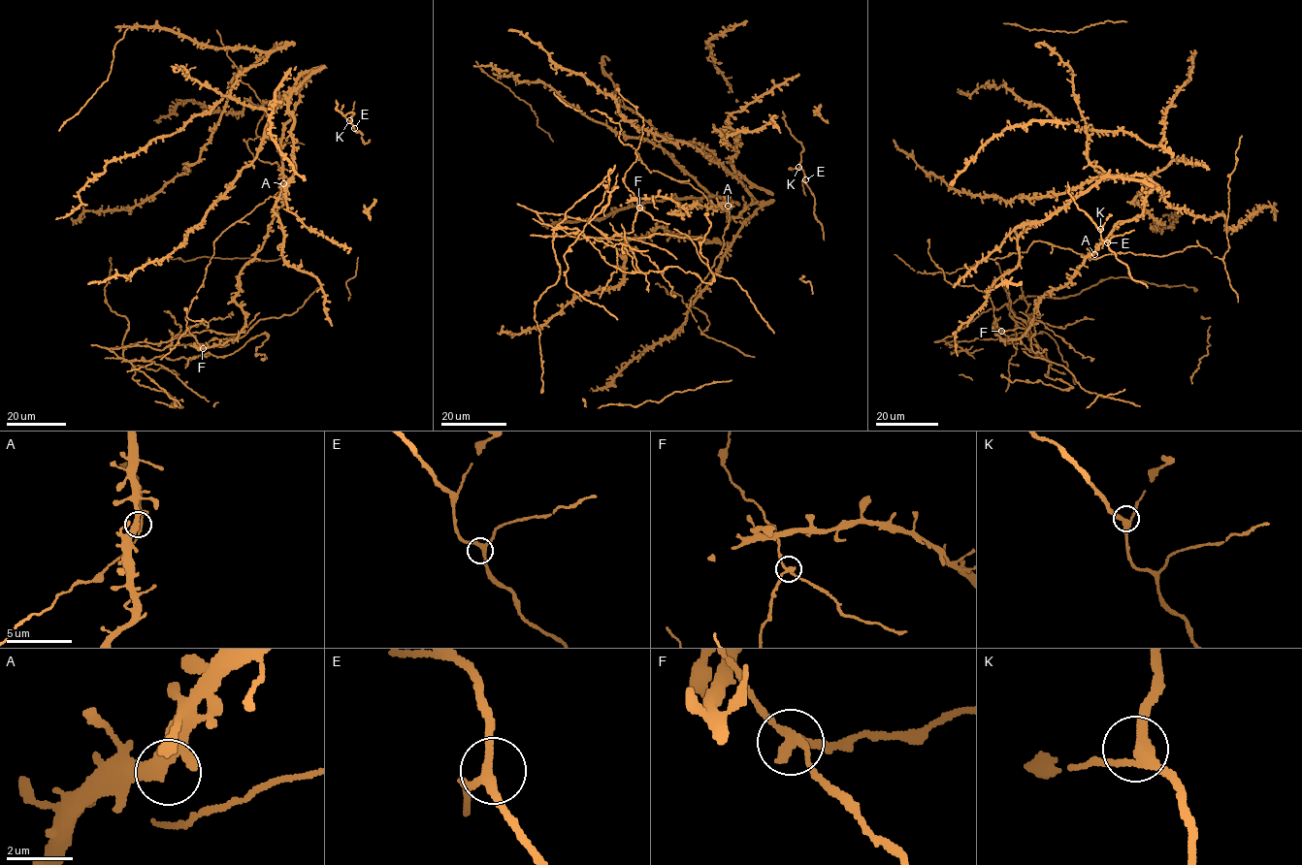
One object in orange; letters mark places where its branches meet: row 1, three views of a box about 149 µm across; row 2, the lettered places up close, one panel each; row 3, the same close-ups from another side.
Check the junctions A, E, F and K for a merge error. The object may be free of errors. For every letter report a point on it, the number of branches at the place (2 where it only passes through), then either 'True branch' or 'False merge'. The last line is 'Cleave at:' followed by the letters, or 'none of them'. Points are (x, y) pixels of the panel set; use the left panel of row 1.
A: Place: (283, 183). Branches: 3. True branch
E: Place: (354, 128). Branches: 3. True branch
F: Place: (203, 348). Branches: 3. False merge
K: Place: (349, 120). Branches: 3. True branch
Cleave at: F

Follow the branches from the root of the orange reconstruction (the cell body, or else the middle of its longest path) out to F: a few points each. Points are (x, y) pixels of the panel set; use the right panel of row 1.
F: (1092, 253), (1069, 283), (1045, 293), (1033, 319), (1019, 337), (1003, 339), (995, 334), (993, 326), (1001, 331)

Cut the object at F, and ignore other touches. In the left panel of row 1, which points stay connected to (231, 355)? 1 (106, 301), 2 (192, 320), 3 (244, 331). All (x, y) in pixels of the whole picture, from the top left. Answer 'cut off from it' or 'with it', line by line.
1: with it
2: cut off from it
3: cut off from it

